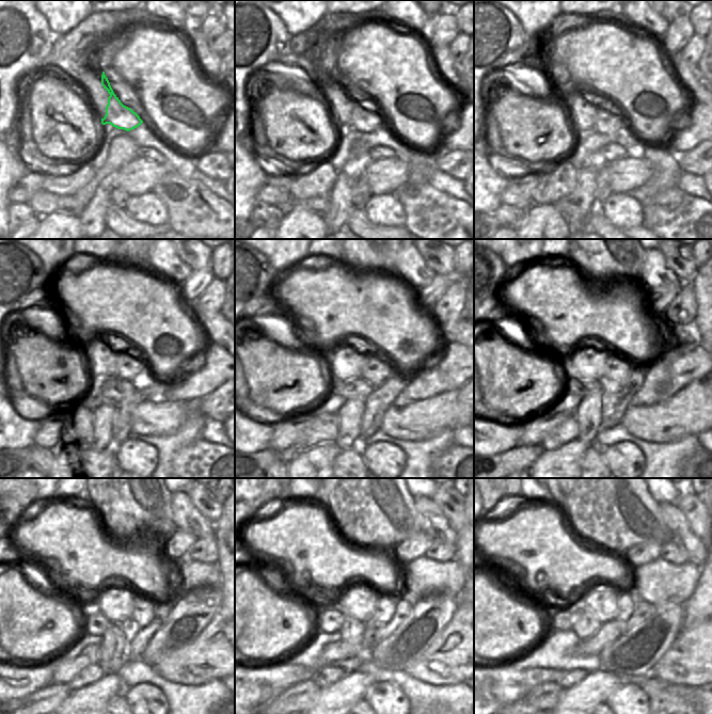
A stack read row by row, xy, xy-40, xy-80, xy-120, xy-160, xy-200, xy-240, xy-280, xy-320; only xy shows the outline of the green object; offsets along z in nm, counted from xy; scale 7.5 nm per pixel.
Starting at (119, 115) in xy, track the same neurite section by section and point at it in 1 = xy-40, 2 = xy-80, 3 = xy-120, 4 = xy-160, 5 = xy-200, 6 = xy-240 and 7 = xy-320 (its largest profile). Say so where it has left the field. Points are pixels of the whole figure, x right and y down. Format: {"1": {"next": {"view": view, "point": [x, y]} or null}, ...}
{"1": {"next": {"view": "xy-40", "point": [363, 118]}}, "2": {"next": {"view": "xy-80", "point": [607, 121]}}, "3": {"next": {"view": "xy-120", "point": [130, 363]}}, "4": {"next": {"view": "xy-160", "point": [376, 369]}}, "5": {"next": {"view": "xy-200", "point": [617, 369]}}, "6": {"next": {"view": "xy-240", "point": [143, 606]}}, "7": {"next": {"view": "xy-320", "point": [626, 600]}}}

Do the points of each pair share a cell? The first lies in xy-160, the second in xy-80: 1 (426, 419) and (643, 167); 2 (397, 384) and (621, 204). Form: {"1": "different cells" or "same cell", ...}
{"1": "same cell", "2": "different cells"}

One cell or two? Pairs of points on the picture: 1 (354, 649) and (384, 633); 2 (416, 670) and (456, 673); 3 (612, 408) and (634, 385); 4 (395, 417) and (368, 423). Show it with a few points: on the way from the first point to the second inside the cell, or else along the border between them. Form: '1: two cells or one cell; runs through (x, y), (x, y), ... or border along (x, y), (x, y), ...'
1: two cells; border along (377, 627), (372, 645)
2: one cell; runs through (426, 670), (446, 671)
3: one cell; runs through (617, 402), (629, 391)
4: two cells; border along (393, 403), (385, 412), (380, 427)

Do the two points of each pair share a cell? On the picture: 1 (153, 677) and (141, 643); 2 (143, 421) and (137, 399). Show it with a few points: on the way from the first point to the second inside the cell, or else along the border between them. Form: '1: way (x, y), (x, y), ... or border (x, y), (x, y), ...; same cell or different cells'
1: border (127, 660), (141, 661); different cells
2: border (163, 401), (145, 400), (133, 412), (132, 431); different cells

